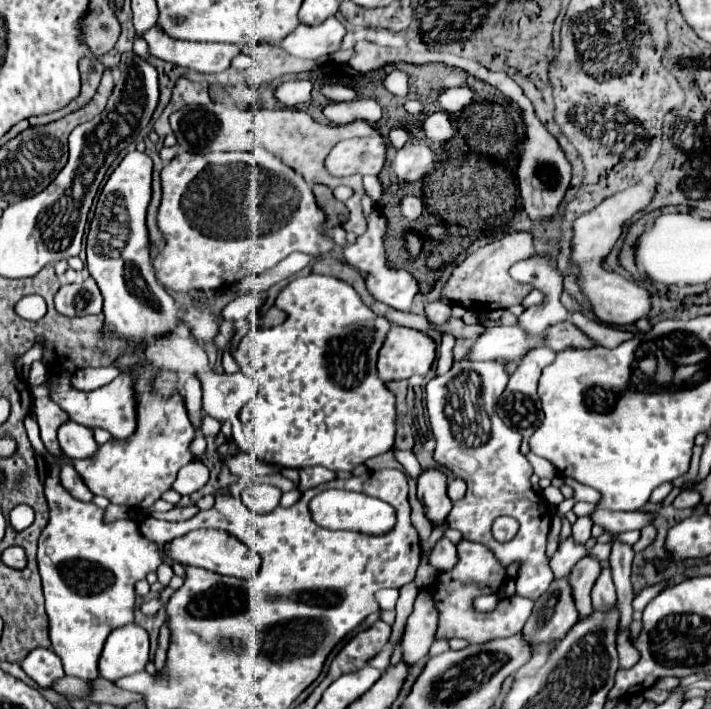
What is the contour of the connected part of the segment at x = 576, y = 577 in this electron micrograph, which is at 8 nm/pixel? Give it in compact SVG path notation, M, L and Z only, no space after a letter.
M587 553L583 559L577 561L577 565L573 567L573 571L569 575L569 581L573 587L573 597L575 597L581 617L583 617L583 613L591 613L591 609L593 609L589 591L591 591L591 585L595 583L595 577L599 577L599 573L601 573L601 563L593 555Z

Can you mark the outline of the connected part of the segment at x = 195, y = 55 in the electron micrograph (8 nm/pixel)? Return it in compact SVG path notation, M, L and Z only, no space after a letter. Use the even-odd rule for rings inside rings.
M153 25L151 29L147 29L141 37L143 39L136 38L133 42L133 52L139 57L149 59L149 51L151 51L153 57L159 57L163 61L169 61L169 63L175 63L175 65L181 65L181 67L187 67L187 69L193 69L193 71L199 71L199 73L225 71L231 65L233 57L241 53L241 49L237 45L229 45L229 43L193 43L193 41L173 39L159 25ZM147 43L149 43L149 50Z

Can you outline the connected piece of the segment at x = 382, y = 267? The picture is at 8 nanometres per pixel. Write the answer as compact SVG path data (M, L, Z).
M375 209L373 213L369 213L365 217L367 217L369 227L361 237L357 237L357 241L353 245L349 245L345 249L345 261L349 265L353 265L355 269L359 269L361 273L365 273L365 285L377 301L381 301L381 303L385 303L393 309L399 309L399 311L409 311L411 301L413 301L415 293L419 291L417 281L405 269L395 269L395 267L387 265L387 255L385 255L385 249L383 249L383 235L385 235L383 213L379 209Z

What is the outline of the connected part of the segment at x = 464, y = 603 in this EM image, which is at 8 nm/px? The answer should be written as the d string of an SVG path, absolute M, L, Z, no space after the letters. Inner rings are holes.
M461 541L457 545L459 563L453 571L441 573L433 585L429 585L425 591L433 595L437 609L439 609L439 629L437 639L453 639L463 637L469 643L483 643L491 641L495 637L511 637L522 631L528 617L531 615L534 603L530 599L514 595L500 600L495 610L490 613L473 611L471 603L477 595L483 593L497 593L497 589L505 581L505 569L499 565L499 561L493 557L493 553L481 545L471 541Z

